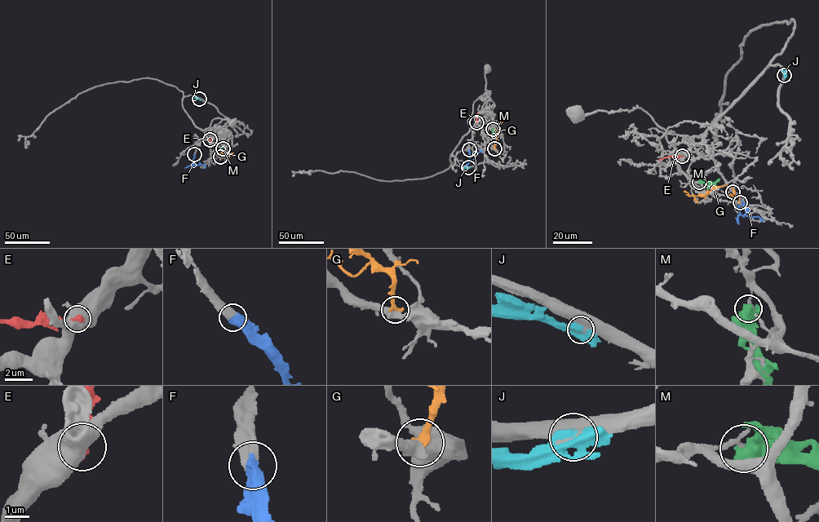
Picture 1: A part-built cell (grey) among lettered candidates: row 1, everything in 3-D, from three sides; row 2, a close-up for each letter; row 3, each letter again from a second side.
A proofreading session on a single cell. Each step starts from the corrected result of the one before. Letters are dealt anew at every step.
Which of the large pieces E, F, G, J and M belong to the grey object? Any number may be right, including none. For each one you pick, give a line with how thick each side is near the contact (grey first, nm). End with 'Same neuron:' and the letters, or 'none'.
F: 500/550 nm
Same neuron: F

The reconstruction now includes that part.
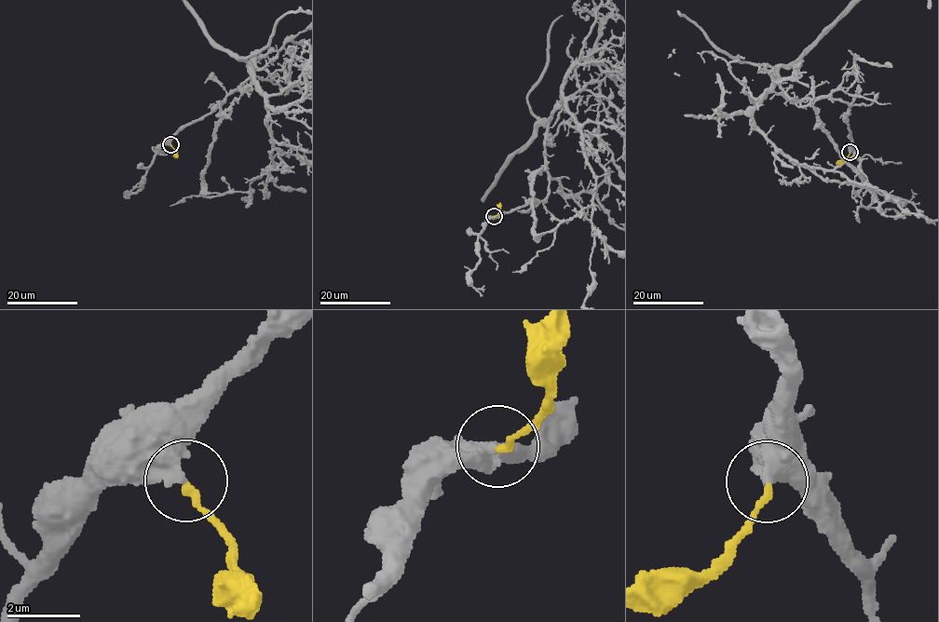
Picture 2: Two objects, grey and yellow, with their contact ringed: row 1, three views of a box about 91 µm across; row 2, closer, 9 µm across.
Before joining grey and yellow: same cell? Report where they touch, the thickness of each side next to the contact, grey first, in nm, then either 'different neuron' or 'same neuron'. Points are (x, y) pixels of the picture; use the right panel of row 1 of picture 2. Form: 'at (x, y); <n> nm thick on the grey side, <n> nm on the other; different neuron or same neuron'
at (850, 152); 480 nm thick on the grey side, 200 nm on the other; same neuron

